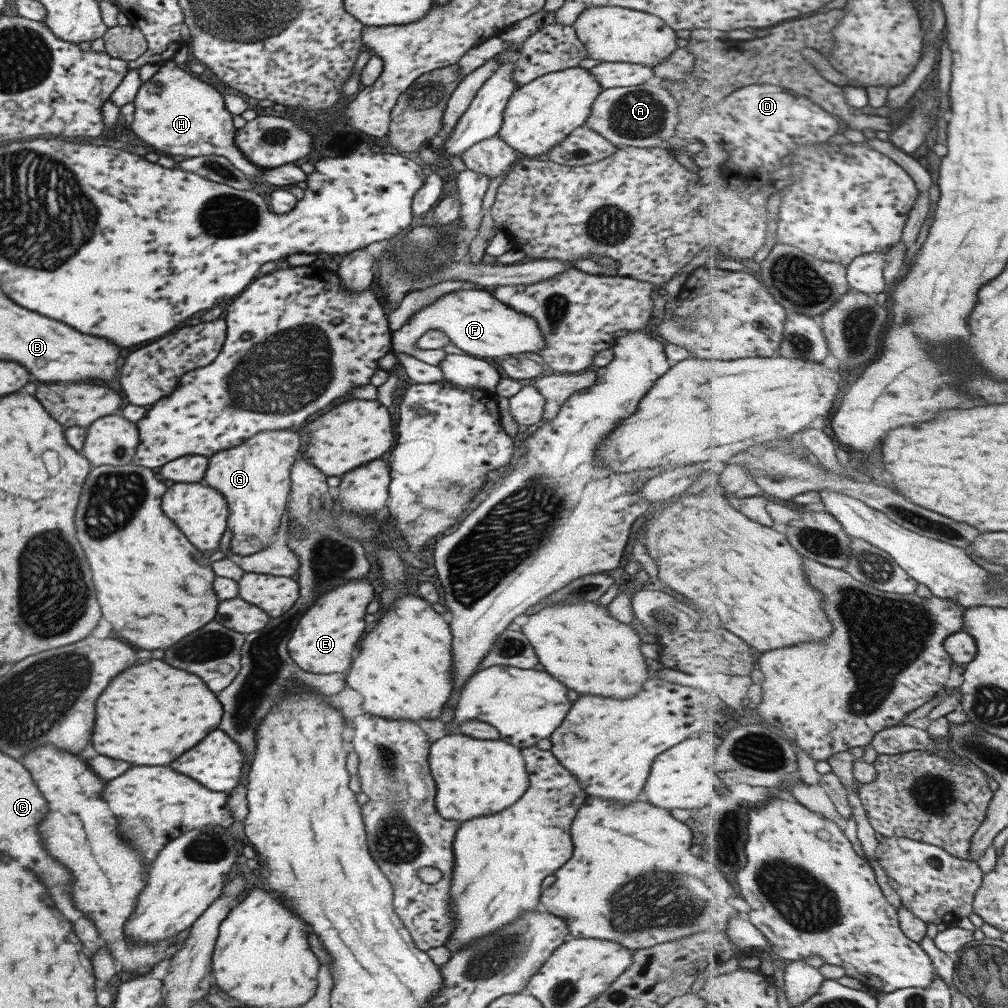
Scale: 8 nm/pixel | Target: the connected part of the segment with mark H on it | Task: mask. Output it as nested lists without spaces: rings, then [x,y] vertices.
[[[172,59],[159,64],[156,73],[141,82],[133,99],[134,111],[129,128],[145,144],[159,152],[175,156],[223,156],[247,176],[261,175],[261,168],[251,164],[236,145],[232,114],[225,109],[222,94],[205,82],[178,68]]]

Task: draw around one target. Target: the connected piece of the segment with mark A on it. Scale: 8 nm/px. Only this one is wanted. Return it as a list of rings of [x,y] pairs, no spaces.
[[[638,84],[624,90],[622,87],[605,88],[593,99],[584,122],[589,130],[603,136],[617,147],[651,148],[664,146],[674,140],[679,108],[671,93],[663,87]]]

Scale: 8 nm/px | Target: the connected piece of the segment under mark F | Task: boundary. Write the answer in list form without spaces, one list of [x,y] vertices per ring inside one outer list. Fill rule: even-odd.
[[[457,289],[453,292],[447,292],[435,302],[423,305],[423,308],[417,309],[415,313],[409,316],[406,324],[401,328],[391,332],[390,352],[405,353],[413,357],[421,357],[430,363],[436,363],[433,360],[432,352],[422,352],[417,346],[415,341],[427,330],[439,330],[443,332],[449,342],[460,348],[466,354],[472,357],[482,358],[495,356],[505,358],[510,354],[521,354],[521,352],[537,352],[543,344],[543,336],[537,328],[535,320],[529,318],[525,314],[520,314],[507,308],[505,304],[501,304],[499,300],[495,300],[489,292],[485,290],[471,290]]]

